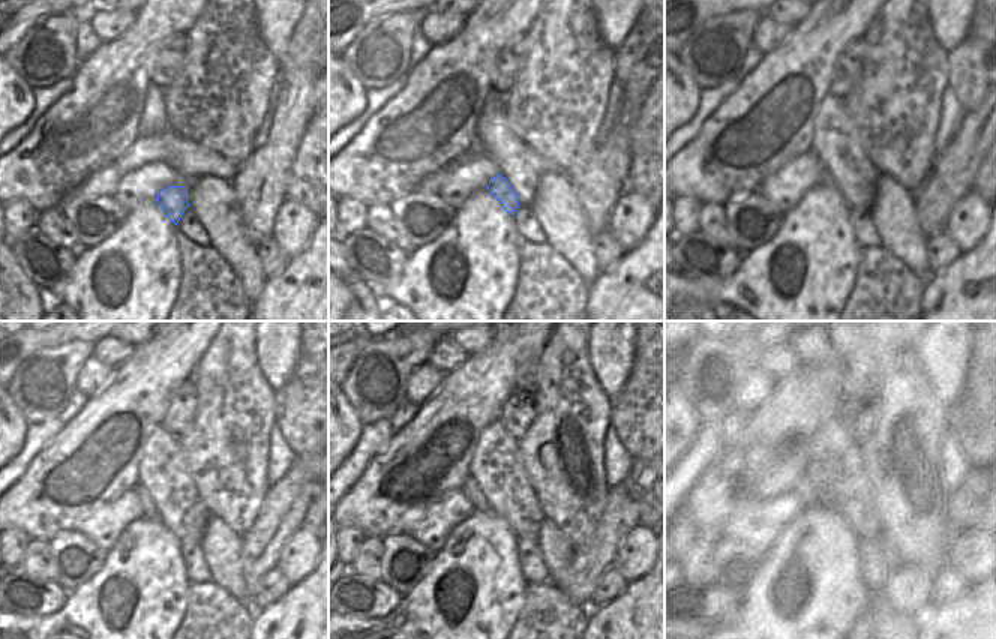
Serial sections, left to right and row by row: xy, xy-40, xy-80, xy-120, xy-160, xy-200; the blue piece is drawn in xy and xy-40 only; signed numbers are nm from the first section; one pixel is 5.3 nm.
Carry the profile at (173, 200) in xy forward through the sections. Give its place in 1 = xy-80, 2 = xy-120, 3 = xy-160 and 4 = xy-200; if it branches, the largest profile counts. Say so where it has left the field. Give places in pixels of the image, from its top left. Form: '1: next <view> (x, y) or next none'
1: next xy-80 (827, 180)
2: next xy-120 (149, 510)
3: next xy-160 (470, 488)
4: next xy-200 (804, 489)

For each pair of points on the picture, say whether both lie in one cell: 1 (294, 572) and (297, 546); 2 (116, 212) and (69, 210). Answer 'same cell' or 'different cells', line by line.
1: same cell
2: same cell

